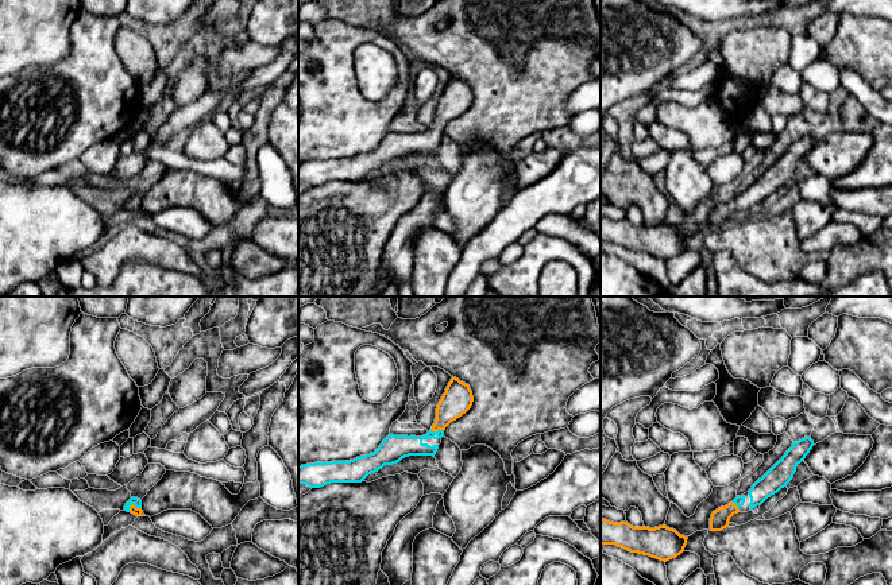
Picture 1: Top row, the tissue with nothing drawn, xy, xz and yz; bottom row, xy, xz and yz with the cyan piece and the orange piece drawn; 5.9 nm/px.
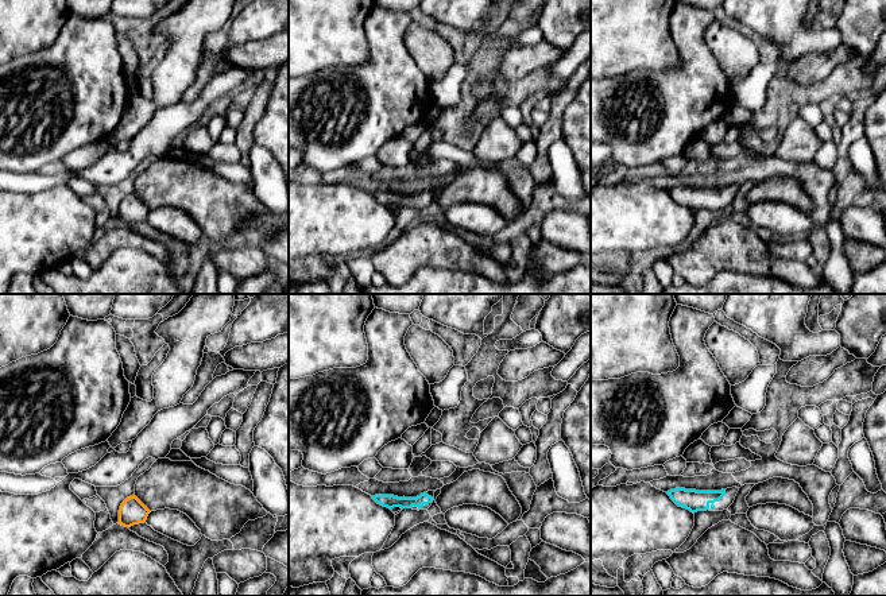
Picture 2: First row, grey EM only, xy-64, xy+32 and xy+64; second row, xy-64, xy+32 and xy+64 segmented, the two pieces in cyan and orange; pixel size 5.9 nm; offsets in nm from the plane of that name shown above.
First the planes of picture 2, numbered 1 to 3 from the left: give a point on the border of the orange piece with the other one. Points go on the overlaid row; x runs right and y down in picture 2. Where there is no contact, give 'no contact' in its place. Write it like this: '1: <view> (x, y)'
1: no contact
2: no contact
3: no contact

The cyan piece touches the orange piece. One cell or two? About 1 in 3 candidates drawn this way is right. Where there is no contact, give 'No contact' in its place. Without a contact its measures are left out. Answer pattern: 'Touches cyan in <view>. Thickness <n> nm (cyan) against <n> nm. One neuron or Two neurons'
Touches cyan in xz. Thickness 140 nm (cyan) against 180 nm. One neuron

